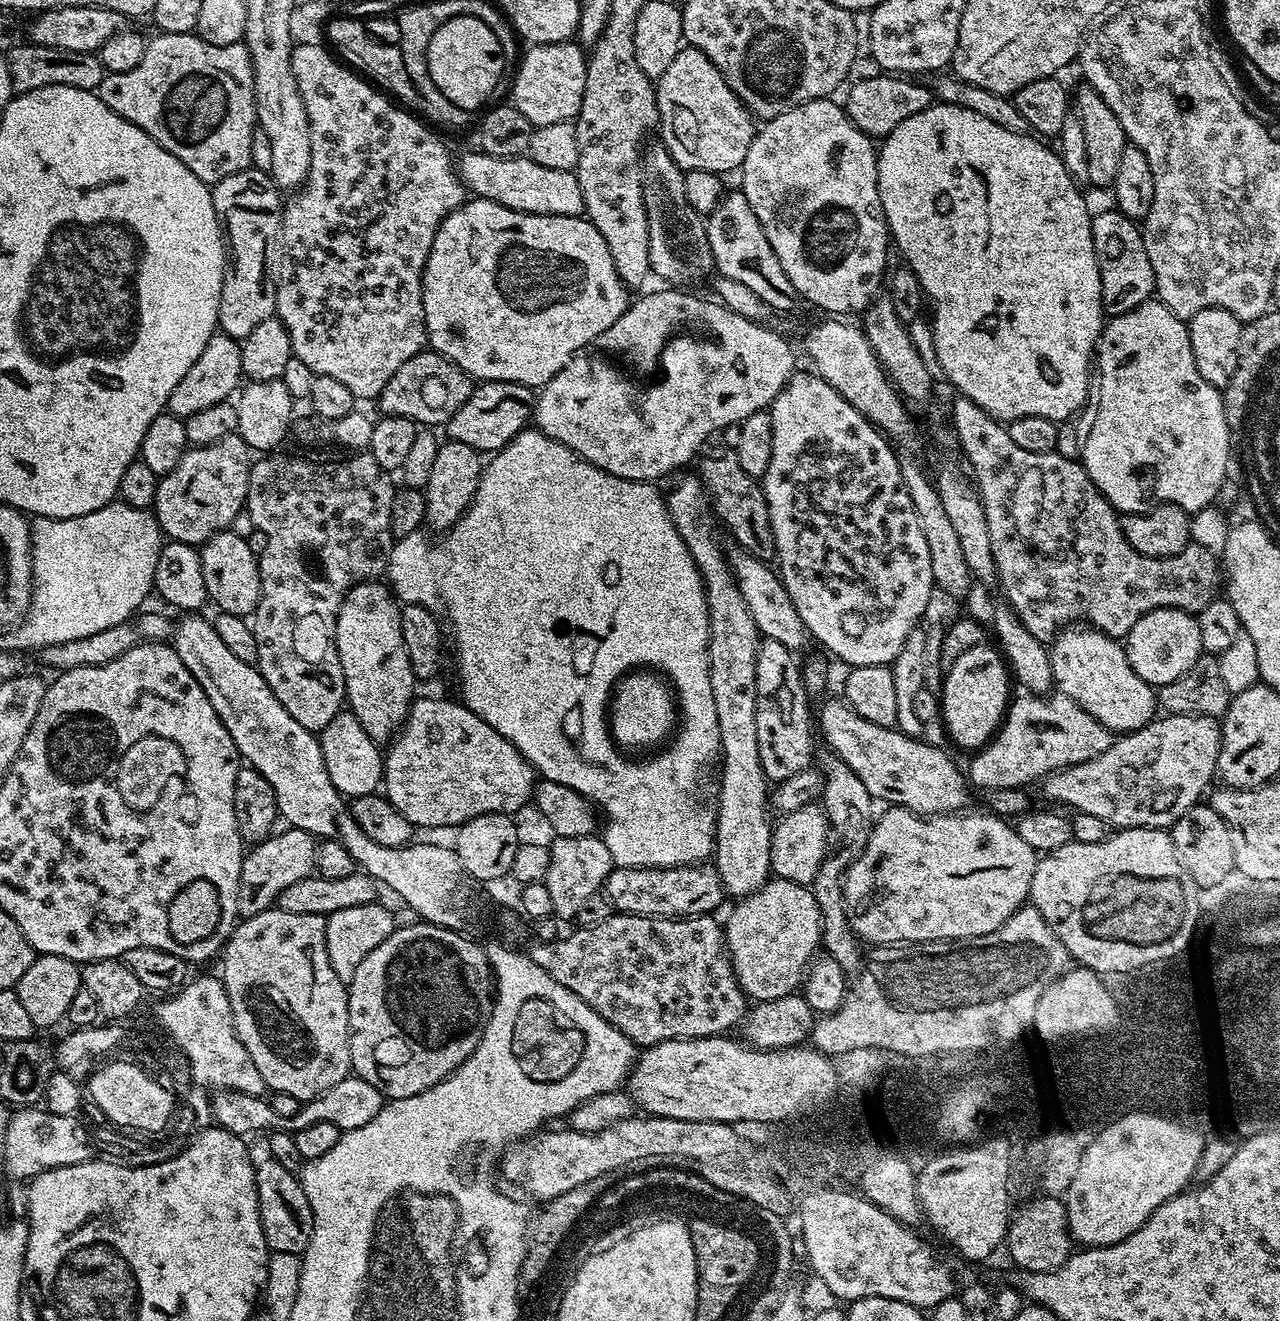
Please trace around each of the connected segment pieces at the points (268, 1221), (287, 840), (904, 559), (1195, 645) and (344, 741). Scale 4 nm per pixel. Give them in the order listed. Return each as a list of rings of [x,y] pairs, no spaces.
[[[276,1160],[259,1161],[256,1164],[256,1189],[260,1203],[260,1221],[269,1249],[272,1252],[300,1256],[308,1248],[314,1218],[297,1173],[292,1173],[286,1165],[279,1164]]]
[[[291,826],[283,830],[285,832],[277,831],[257,843],[244,857],[240,867],[240,885],[236,888],[236,910],[241,917],[253,916],[273,907],[286,886],[294,886],[294,882],[317,871],[317,837]]]
[[[809,374],[809,376],[793,375],[788,385],[776,395],[776,399],[770,405],[772,413],[772,453],[770,454],[770,466],[762,477],[764,497],[768,503],[768,513],[772,523],[772,533],[776,543],[775,559],[780,560],[778,575],[784,581],[790,598],[796,603],[798,614],[802,622],[806,622],[809,633],[824,648],[829,648],[842,663],[852,668],[862,666],[888,666],[896,659],[912,632],[917,631],[920,619],[928,608],[934,593],[934,581],[932,567],[930,566],[930,549],[926,546],[926,534],[922,534],[922,526],[918,526],[918,514],[914,514],[914,502],[910,502],[910,494],[902,482],[902,470],[900,469],[900,456],[888,443],[889,437],[881,432],[876,425],[871,424],[866,417],[838,390],[834,390],[821,376]]]
[[[1159,608],[1150,610],[1128,632],[1126,651],[1130,666],[1147,684],[1159,686],[1166,682],[1174,682],[1204,652],[1202,646],[1202,630],[1198,630],[1198,619],[1191,612],[1183,612],[1181,608]]]
[[[350,710],[338,715],[318,733],[322,758],[326,762],[326,774],[330,782],[345,798],[371,796],[381,787],[384,779],[384,756],[377,741],[362,730],[362,722]]]

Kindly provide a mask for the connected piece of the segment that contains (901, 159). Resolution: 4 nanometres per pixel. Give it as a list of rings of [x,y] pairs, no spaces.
[[[933,102],[929,108],[922,110],[918,114],[914,114],[910,118],[906,118],[906,122],[902,122],[895,128],[889,136],[883,137],[882,143],[878,148],[876,158],[876,173],[878,174],[878,194],[882,202],[882,210],[884,218],[888,221],[888,230],[890,233],[891,243],[898,251],[904,255],[903,263],[909,268],[913,274],[917,276],[918,282],[923,288],[923,295],[936,303],[936,317],[932,320],[932,348],[936,351],[936,360],[940,363],[940,368],[944,371],[944,376],[957,389],[959,395],[966,397],[970,402],[974,402],[978,406],[982,406],[982,410],[986,410],[986,414],[990,414],[994,419],[1001,422],[1011,422],[1018,418],[1026,418],[1033,416],[1034,418],[1046,418],[1063,422],[1069,418],[1075,417],[1076,412],[1084,404],[1084,399],[1088,396],[1088,363],[1093,363],[1094,349],[1097,347],[1100,333],[1104,331],[1106,323],[1106,313],[1104,311],[1104,299],[1102,298],[1102,278],[1098,270],[1098,258],[1094,250],[1094,242],[1092,241],[1092,217],[1093,213],[1088,212],[1088,204],[1084,201],[1081,185],[1077,184],[1072,176],[1066,170],[1063,160],[1060,158],[1059,151],[1047,148],[1043,139],[1037,138],[1032,134],[1015,132],[1014,130],[1006,130],[1006,126],[998,126],[998,122],[990,122],[990,118],[985,118],[983,114],[974,114],[974,110],[966,110],[957,104],[945,104],[943,102]]]

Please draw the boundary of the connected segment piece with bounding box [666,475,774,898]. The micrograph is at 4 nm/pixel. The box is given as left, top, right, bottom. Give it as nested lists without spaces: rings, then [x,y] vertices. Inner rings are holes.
[[[695,475],[688,476],[672,493],[667,493],[668,512],[672,515],[678,534],[686,542],[694,558],[700,577],[704,579],[704,593],[708,599],[708,657],[710,658],[710,686],[714,690],[714,706],[718,710],[720,727],[720,752],[724,756],[724,773],[720,776],[720,804],[716,808],[716,843],[714,845],[714,867],[724,883],[725,893],[729,897],[743,898],[751,896],[762,885],[768,883],[772,872],[770,862],[770,842],[772,841],[773,821],[768,821],[770,812],[770,781],[764,773],[759,758],[758,725],[755,717],[755,658],[762,641],[754,618],[750,618],[750,606],[742,598],[742,590],[736,585],[732,567],[728,565],[725,549],[720,549],[720,536],[716,533],[717,521],[714,519],[712,506],[703,485]]]

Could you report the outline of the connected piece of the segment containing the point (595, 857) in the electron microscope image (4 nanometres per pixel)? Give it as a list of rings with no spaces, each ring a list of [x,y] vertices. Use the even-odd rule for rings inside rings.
[[[593,834],[584,837],[560,837],[552,840],[548,853],[550,854],[550,866],[542,883],[550,890],[550,902],[553,913],[564,920],[571,921],[582,910],[586,898],[590,894],[601,891],[604,880],[612,873],[614,867],[613,849],[609,848],[607,839]]]

